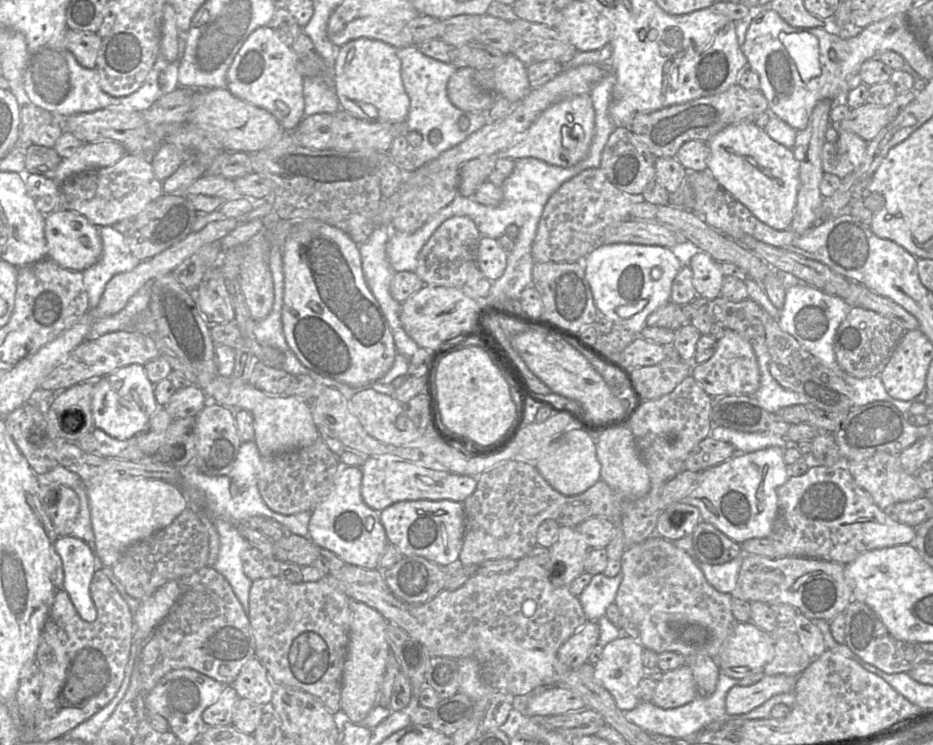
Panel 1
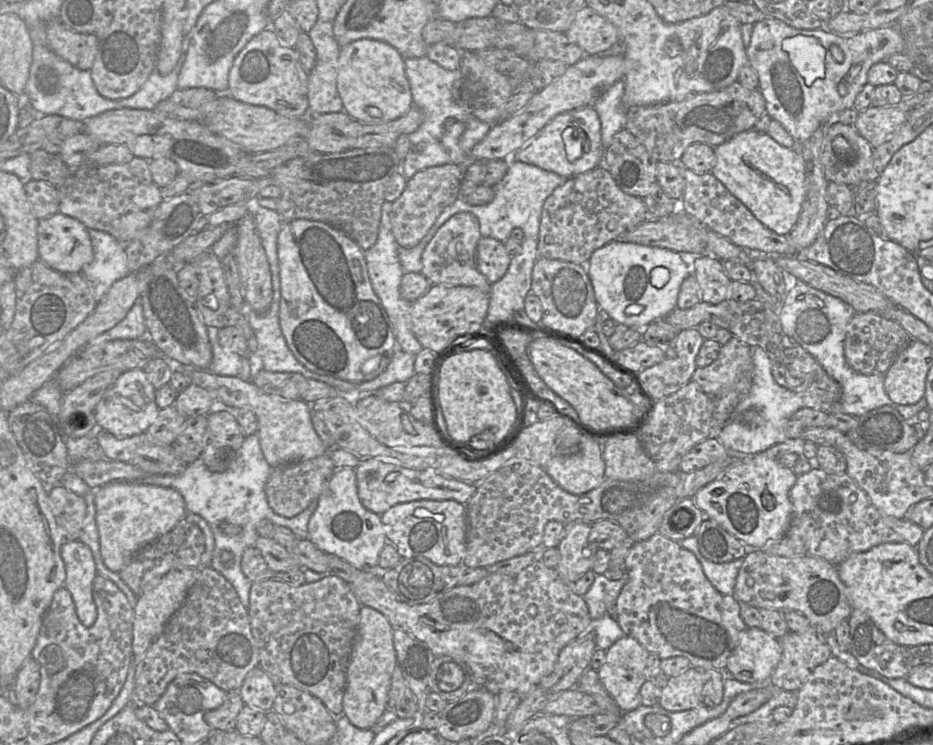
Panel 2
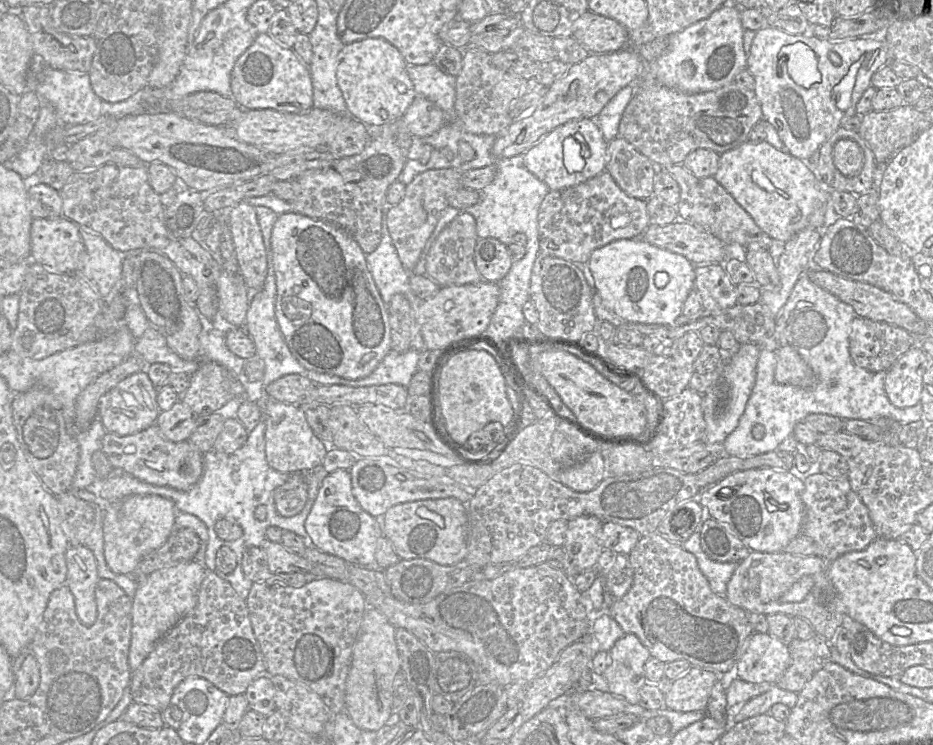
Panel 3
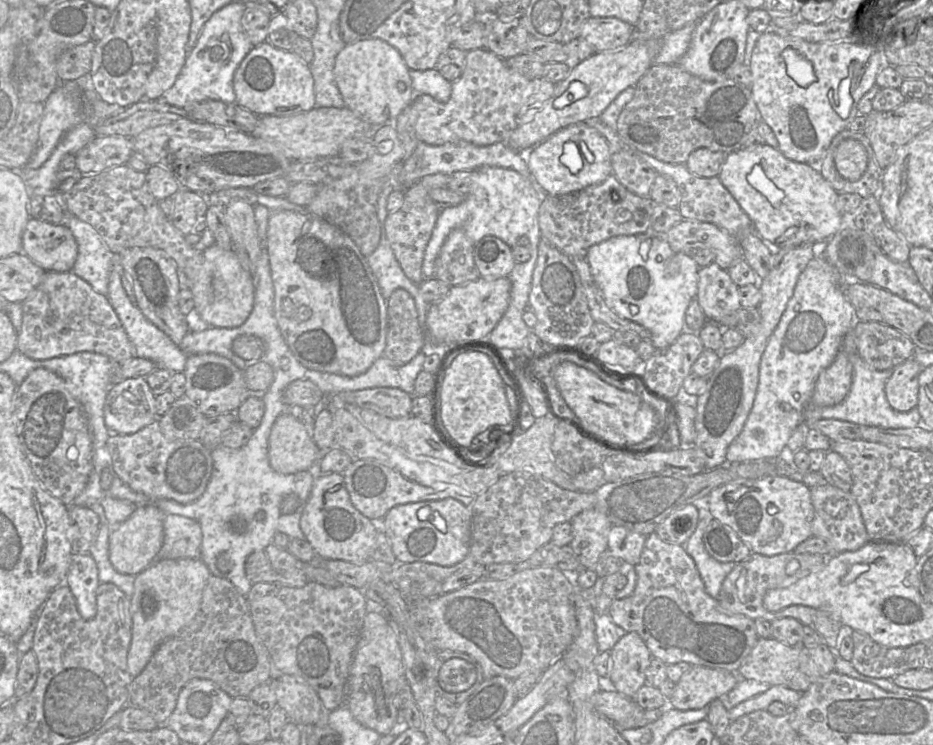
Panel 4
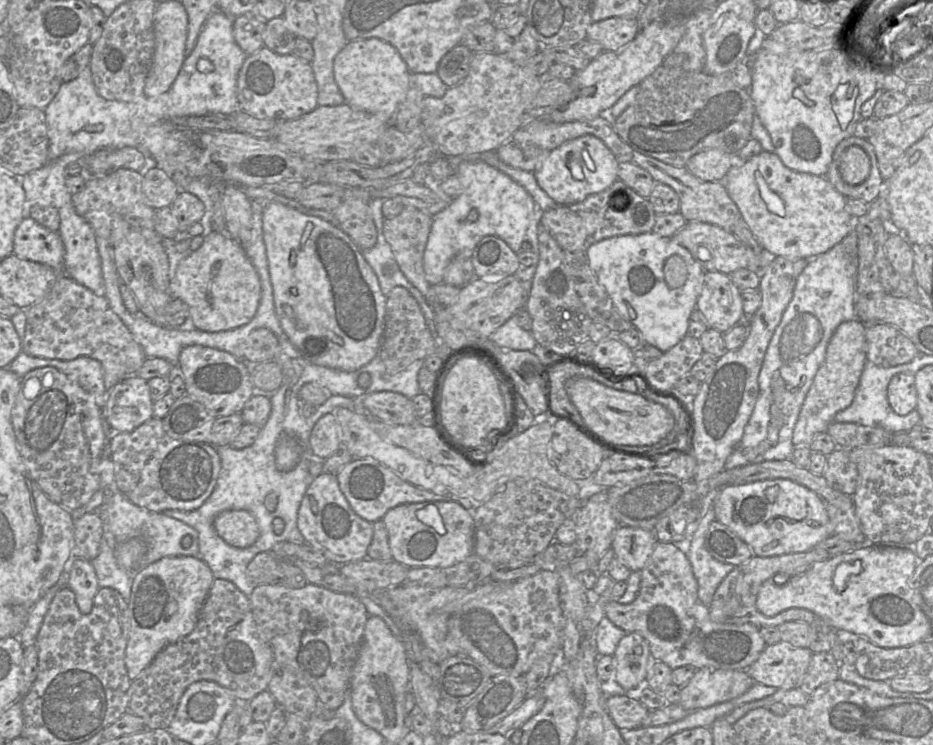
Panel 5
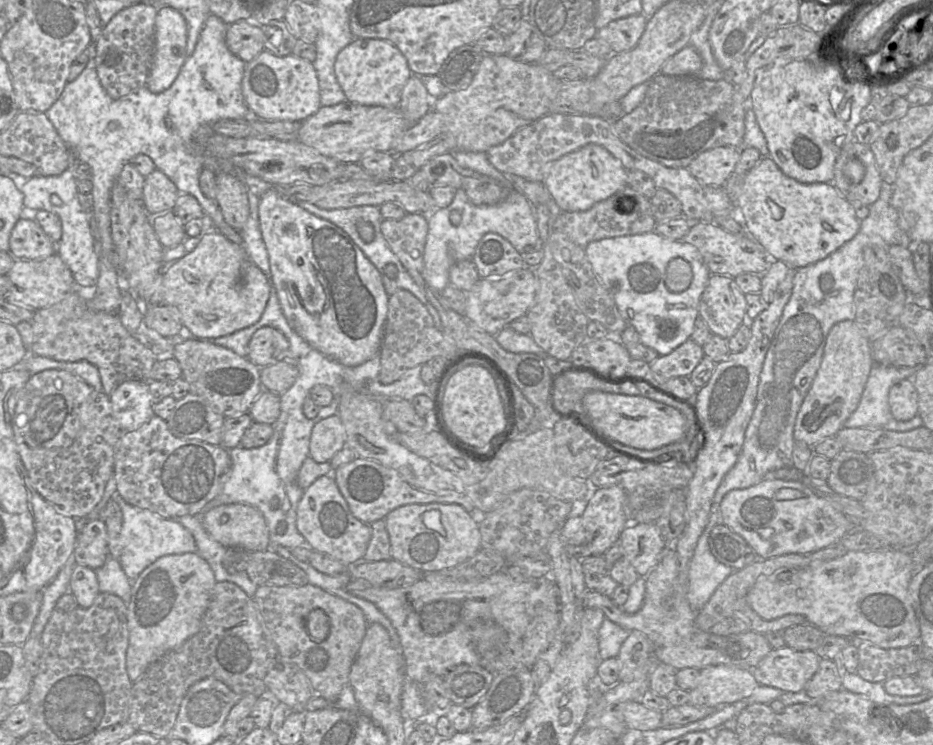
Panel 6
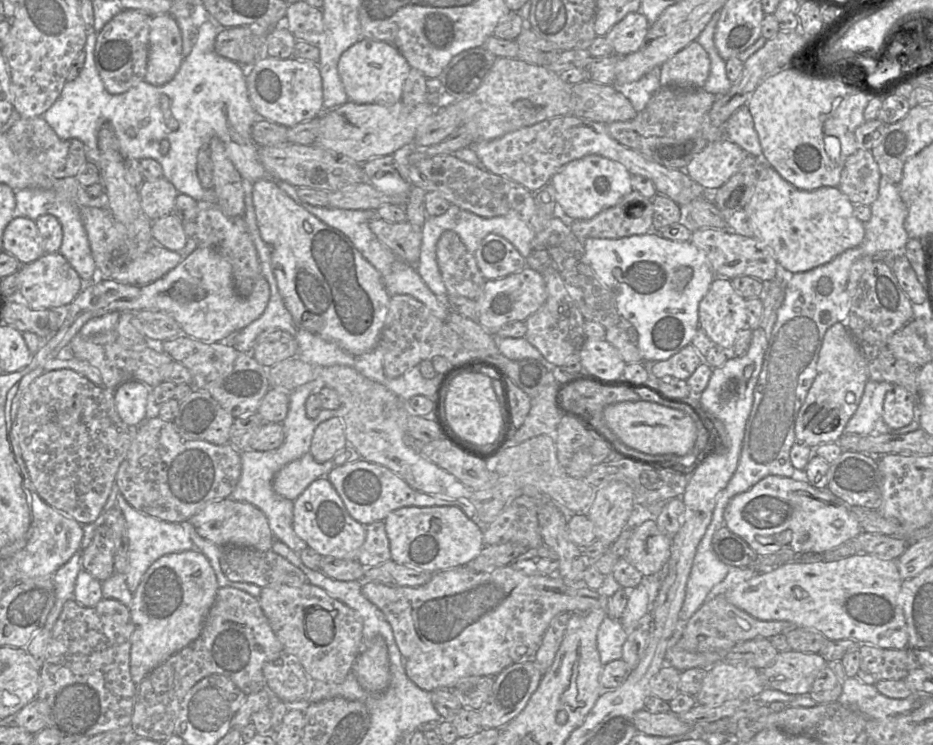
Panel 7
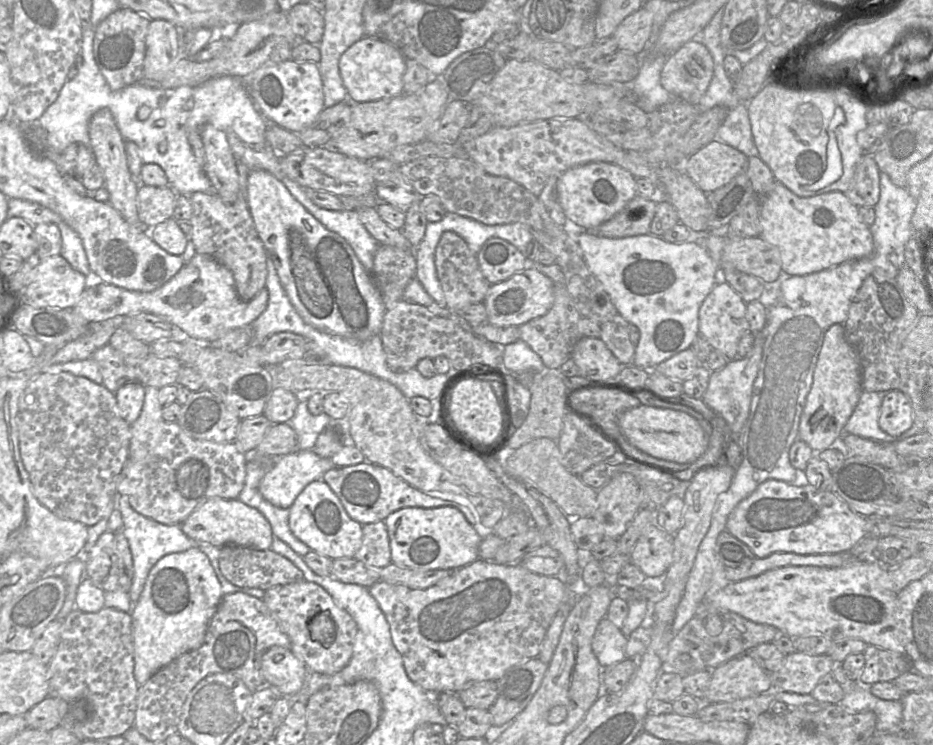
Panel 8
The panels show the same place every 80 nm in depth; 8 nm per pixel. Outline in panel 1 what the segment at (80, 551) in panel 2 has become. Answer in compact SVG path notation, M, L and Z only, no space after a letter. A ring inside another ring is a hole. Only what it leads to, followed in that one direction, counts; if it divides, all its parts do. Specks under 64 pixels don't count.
M59 536L54 544L60 556L64 579L62 589L67 592L80 617L94 622L97 610L90 594L90 584L96 569L102 564L96 551L74 536Z

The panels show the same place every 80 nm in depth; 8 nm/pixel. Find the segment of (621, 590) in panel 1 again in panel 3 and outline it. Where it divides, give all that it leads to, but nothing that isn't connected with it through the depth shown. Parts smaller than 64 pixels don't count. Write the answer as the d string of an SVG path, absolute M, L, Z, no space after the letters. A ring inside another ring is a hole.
M654 532L639 539L628 555L628 567L633 570L632 586L621 599L615 601L609 611L622 630L627 634L635 634L650 655L664 663L683 659L693 667L733 676L734 668L746 650L754 630L744 609L711 590L699 569L696 557L682 545Z

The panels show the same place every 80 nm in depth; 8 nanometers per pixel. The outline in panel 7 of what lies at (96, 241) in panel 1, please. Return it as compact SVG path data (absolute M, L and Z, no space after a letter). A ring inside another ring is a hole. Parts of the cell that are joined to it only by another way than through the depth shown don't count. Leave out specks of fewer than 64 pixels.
M15 217L9 222L3 232L2 246L20 265L35 262L45 254L36 222L26 217Z

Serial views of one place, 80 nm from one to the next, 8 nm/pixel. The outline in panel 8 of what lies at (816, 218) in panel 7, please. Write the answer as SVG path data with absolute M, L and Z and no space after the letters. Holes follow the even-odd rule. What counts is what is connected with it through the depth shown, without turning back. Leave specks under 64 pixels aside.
M777 182L761 200L759 219L759 237L778 249L782 271L790 276L819 272L874 252L870 227L861 219L859 208L839 191L799 197Z

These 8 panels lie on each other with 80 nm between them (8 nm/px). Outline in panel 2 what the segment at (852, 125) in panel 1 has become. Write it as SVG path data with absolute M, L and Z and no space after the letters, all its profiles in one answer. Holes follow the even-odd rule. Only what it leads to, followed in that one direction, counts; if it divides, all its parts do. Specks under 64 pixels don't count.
M896 106L873 107L858 112L854 127L872 148L882 145L905 122L910 111Z

